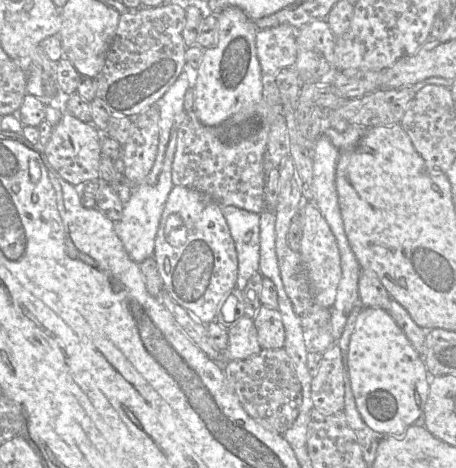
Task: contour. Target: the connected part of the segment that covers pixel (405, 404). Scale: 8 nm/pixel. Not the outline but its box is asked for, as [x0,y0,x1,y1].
[347,307,430,434]

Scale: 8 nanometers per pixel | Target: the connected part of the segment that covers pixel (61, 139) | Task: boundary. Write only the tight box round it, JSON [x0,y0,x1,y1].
[44,112,102,188]

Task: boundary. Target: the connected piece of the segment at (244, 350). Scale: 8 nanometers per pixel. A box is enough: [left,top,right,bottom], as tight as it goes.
[223,315,262,361]

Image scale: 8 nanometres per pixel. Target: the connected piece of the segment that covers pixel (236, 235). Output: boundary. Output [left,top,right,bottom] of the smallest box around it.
[221,205,260,291]

